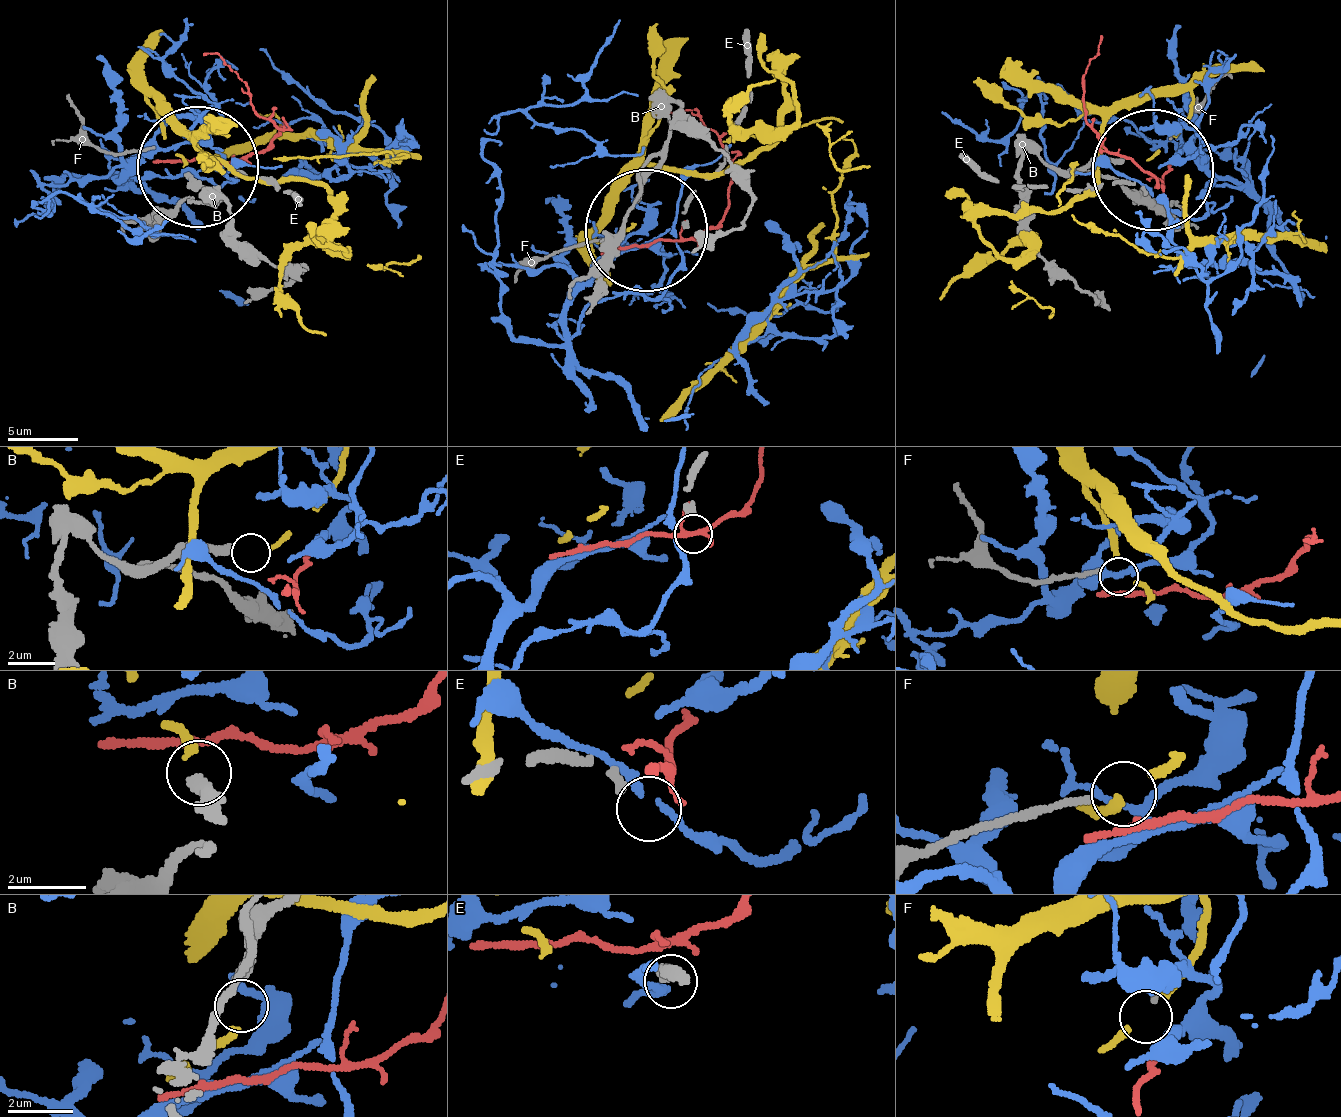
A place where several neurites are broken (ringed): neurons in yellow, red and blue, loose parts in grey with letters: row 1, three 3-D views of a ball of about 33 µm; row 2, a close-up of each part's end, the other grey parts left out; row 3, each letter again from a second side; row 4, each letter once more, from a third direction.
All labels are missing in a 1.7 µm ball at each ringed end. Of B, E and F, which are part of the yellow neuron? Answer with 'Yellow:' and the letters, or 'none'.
Yellow: B

